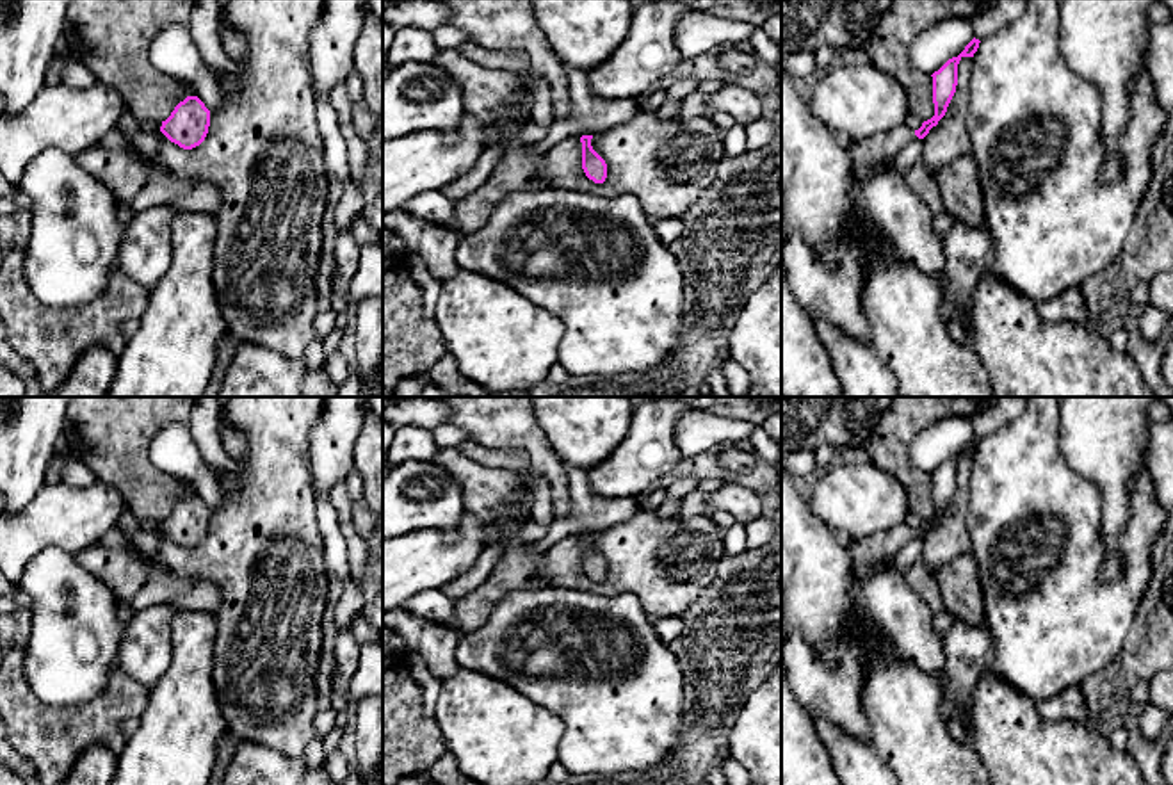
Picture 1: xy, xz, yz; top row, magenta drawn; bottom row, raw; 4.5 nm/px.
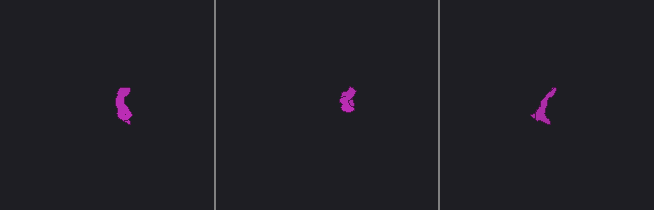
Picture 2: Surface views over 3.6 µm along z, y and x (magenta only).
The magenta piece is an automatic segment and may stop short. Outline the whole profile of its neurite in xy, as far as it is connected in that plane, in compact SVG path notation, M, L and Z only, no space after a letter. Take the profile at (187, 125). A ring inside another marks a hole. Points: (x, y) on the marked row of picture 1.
M187 96L171 116L162 121L160 132L183 150L199 146L210 126L210 110L198 96Z

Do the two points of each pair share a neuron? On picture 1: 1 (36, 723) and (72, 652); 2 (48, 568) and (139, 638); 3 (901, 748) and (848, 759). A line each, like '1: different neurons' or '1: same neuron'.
1: different neurons
2: different neurons
3: different neurons

